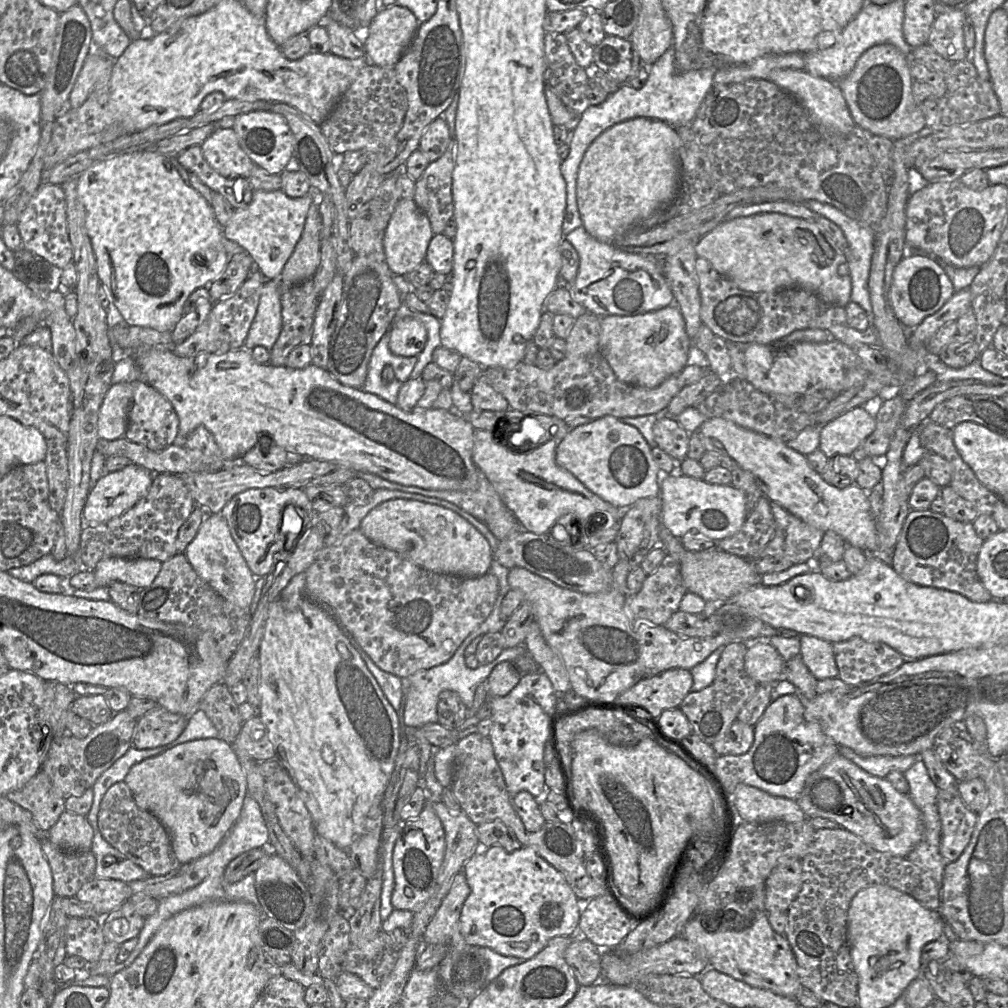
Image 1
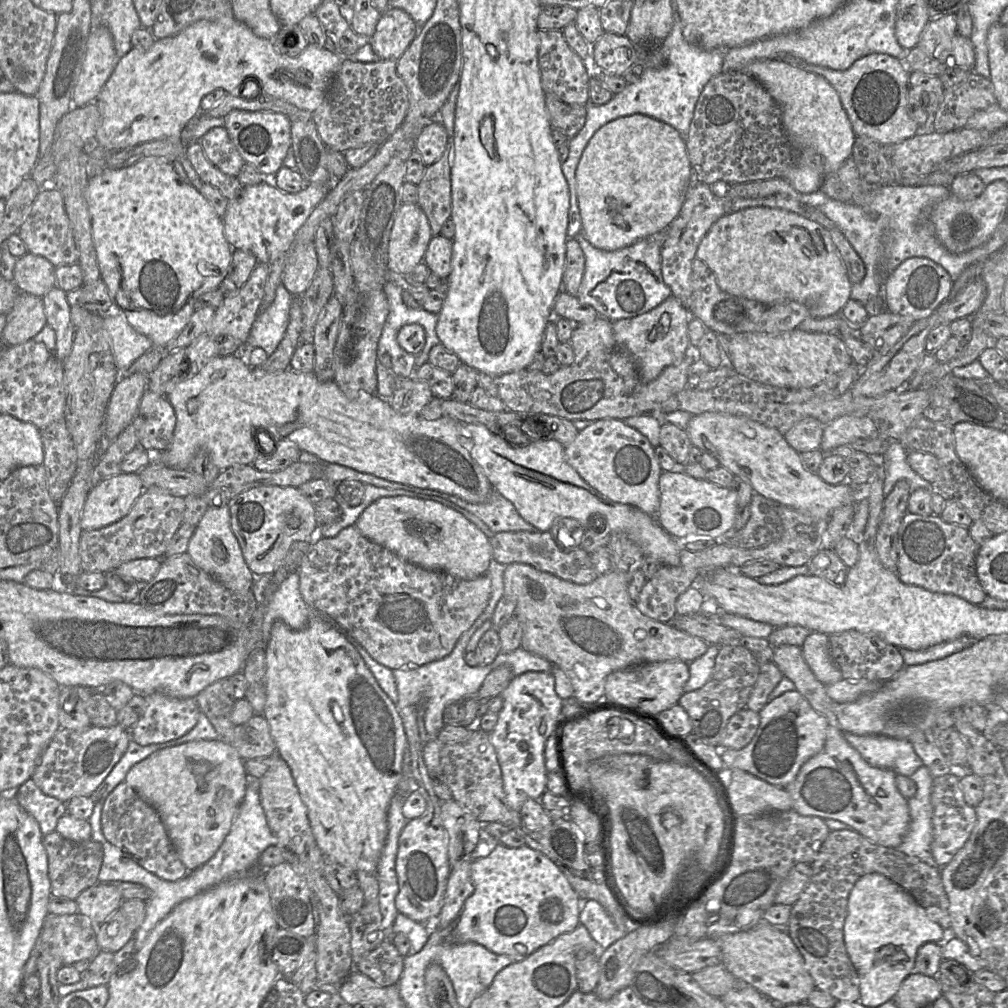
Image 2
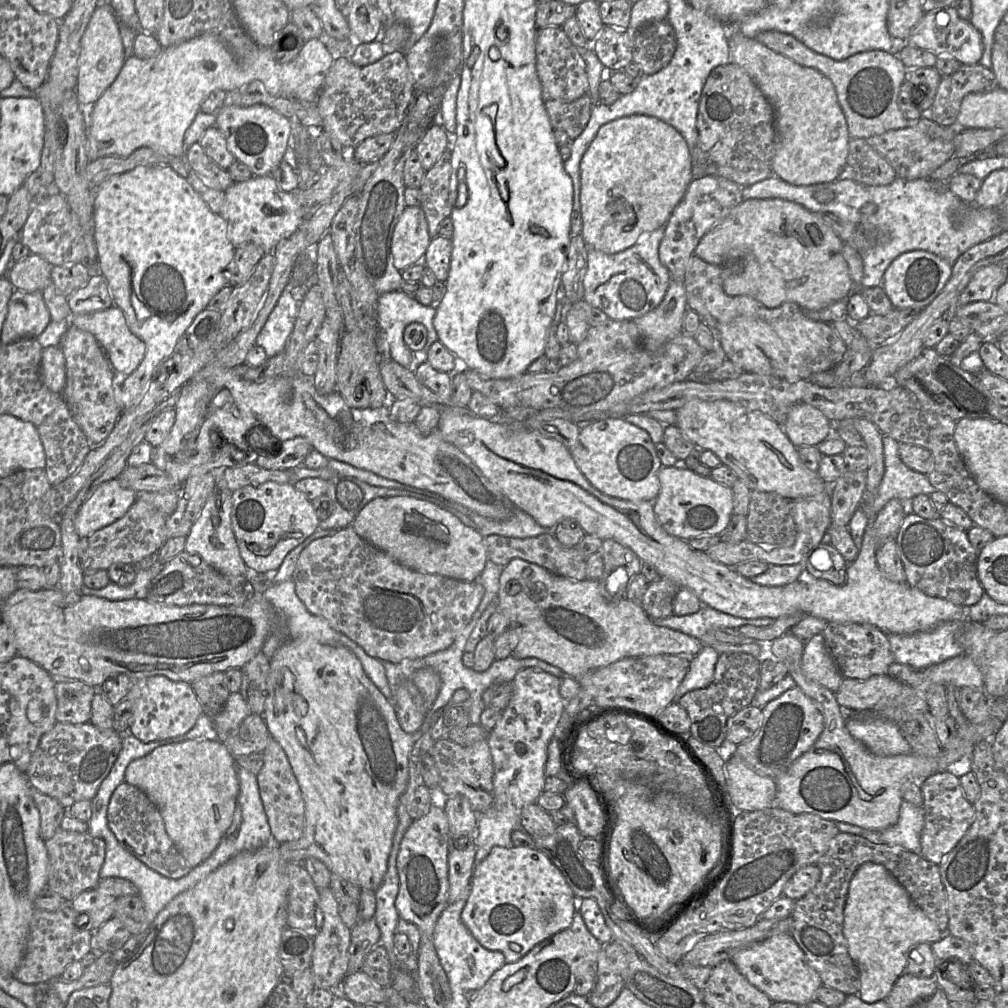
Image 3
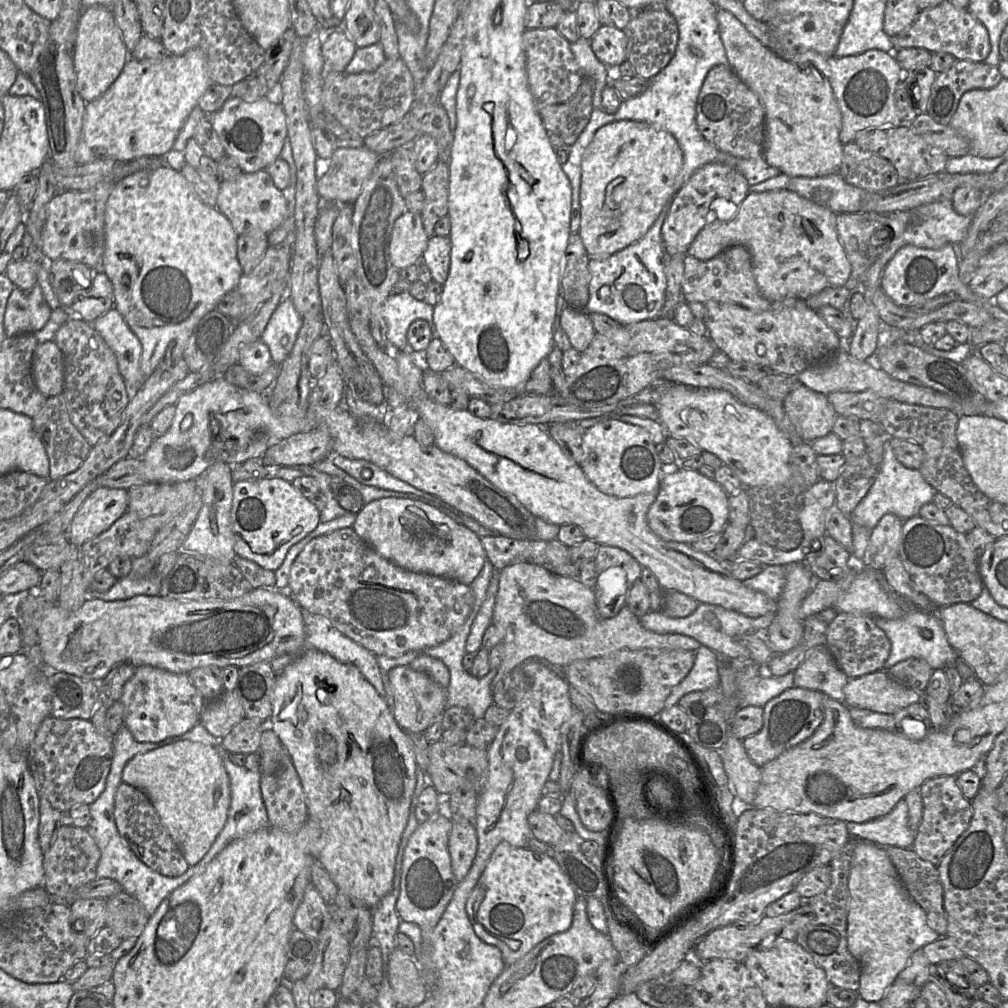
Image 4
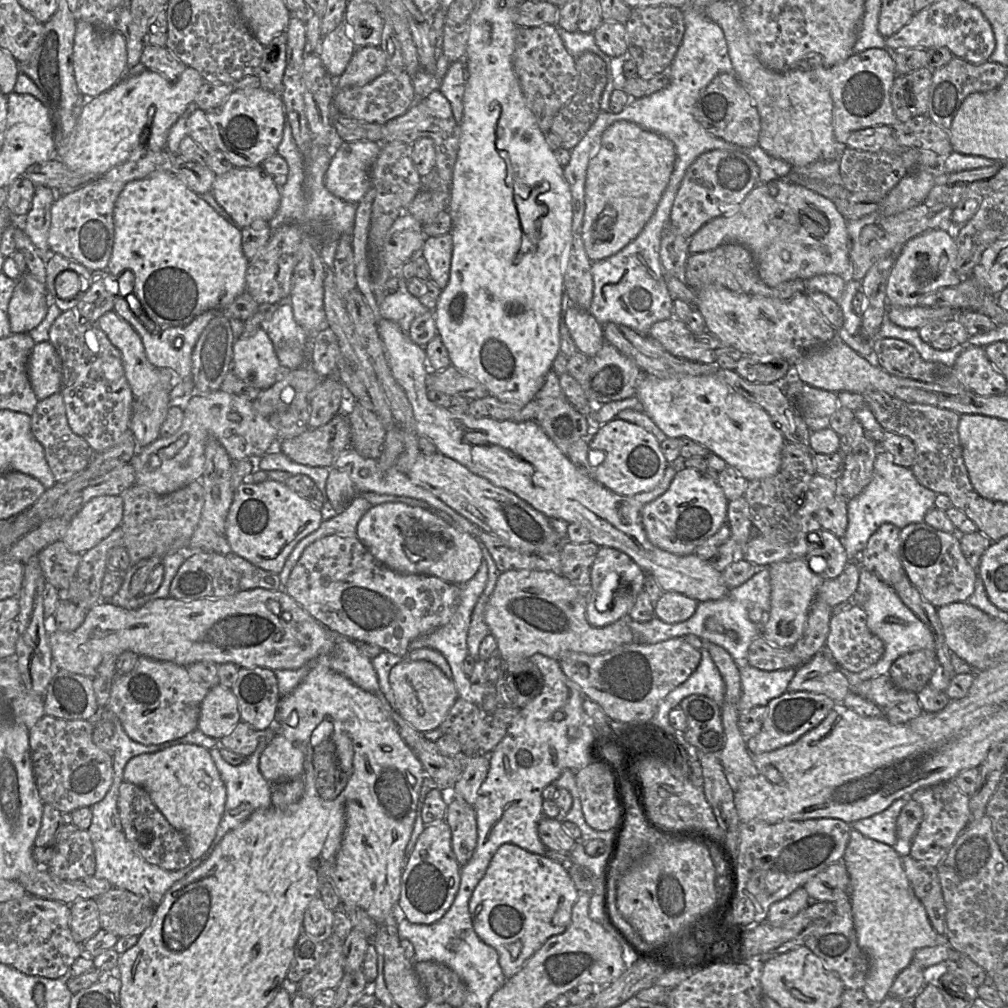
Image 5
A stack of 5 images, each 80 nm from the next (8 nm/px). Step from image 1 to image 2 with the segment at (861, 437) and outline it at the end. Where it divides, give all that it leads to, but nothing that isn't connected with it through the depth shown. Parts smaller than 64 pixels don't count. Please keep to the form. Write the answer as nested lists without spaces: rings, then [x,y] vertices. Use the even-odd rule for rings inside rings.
[[[844,415],[825,424],[820,449],[829,454],[857,438],[876,438],[878,434],[876,423],[870,417]]]

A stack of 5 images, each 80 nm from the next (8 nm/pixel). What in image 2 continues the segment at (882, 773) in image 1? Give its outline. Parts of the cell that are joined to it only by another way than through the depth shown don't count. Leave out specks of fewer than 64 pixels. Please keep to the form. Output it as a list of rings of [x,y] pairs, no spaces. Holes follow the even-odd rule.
[[[843,733],[847,742],[873,767],[910,777],[924,765],[908,740]]]

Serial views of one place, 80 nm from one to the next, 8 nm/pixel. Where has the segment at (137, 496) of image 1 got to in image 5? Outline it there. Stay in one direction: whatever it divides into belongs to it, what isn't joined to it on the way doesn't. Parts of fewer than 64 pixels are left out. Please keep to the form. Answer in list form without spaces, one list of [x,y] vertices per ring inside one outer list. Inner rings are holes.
[[[121,495],[93,497],[71,519],[61,540],[69,551],[82,554],[109,536],[122,517]]]

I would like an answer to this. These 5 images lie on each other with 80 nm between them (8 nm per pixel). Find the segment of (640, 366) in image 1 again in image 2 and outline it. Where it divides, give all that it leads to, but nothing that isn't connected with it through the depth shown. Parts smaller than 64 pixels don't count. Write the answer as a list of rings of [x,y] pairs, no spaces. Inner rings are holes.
[[[673,295],[647,313],[612,323],[616,349],[610,356],[613,370],[624,379],[650,382],[668,366],[691,355],[693,346],[688,338],[689,312]]]

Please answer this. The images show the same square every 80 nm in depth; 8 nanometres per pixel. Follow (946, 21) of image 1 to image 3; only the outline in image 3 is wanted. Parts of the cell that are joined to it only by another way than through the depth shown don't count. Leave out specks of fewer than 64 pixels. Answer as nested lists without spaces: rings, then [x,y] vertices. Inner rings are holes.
[[[948,7],[934,12],[924,13],[921,20],[913,28],[910,36],[906,39],[908,46],[921,48],[933,53],[950,54],[956,61],[965,65],[975,65],[979,63],[983,54],[983,42],[981,33],[967,20],[960,18],[954,7]],[[940,11],[946,11],[949,15],[949,22],[945,26],[940,26],[936,22],[936,15]]]

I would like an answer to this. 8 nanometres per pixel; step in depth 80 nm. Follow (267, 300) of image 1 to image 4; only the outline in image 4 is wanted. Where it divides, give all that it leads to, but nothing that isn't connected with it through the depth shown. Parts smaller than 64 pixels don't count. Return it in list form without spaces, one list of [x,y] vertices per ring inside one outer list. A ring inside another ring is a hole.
[[[290,297],[283,299],[271,315],[260,340],[269,348],[273,363],[282,364],[290,354],[302,326],[302,316]]]

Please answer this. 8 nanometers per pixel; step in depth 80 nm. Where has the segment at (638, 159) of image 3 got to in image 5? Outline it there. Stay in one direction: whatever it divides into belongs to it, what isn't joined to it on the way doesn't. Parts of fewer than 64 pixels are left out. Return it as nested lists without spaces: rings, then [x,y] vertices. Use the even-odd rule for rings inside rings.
[[[617,121],[603,132],[599,149],[587,168],[585,213],[580,232],[585,251],[592,262],[616,254],[639,235],[669,183],[675,160],[676,151],[670,140],[633,122]]]

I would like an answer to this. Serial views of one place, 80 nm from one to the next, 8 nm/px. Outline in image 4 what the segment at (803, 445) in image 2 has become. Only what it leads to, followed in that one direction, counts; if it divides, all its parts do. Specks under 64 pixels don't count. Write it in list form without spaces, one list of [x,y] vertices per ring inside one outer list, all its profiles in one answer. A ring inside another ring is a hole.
[[[801,384],[784,400],[784,409],[803,443],[832,432],[837,413],[825,394]]]

